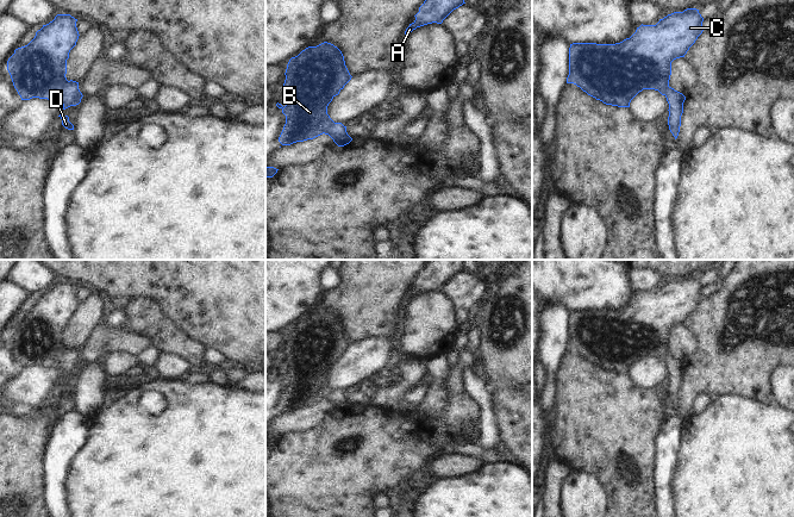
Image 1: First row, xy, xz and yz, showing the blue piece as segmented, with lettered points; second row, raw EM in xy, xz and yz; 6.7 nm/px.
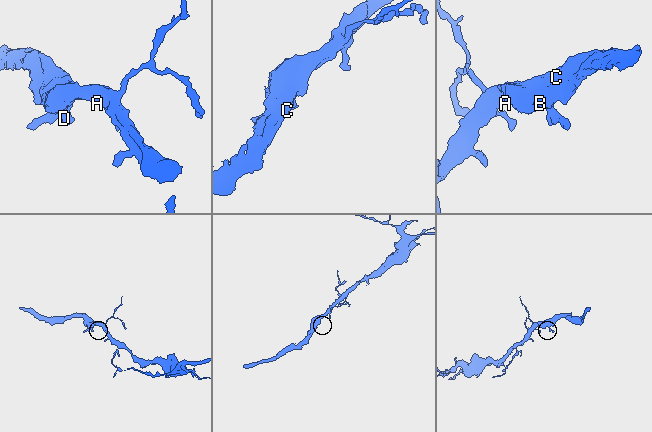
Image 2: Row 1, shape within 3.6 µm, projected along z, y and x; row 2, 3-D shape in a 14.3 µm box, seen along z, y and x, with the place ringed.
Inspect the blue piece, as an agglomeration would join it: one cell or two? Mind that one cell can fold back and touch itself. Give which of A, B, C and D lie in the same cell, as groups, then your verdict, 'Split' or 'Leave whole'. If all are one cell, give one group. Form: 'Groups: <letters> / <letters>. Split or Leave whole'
Groups: A B C D. Leave whole.

